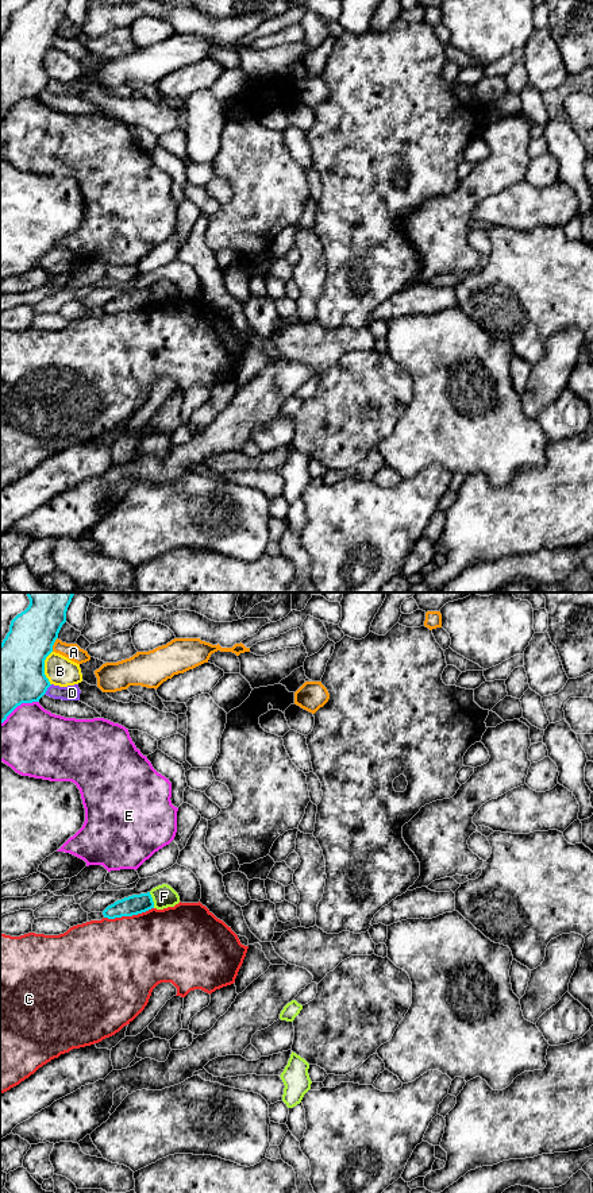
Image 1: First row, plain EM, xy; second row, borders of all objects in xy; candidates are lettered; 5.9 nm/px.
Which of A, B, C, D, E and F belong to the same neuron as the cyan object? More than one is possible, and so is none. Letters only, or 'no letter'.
no letter

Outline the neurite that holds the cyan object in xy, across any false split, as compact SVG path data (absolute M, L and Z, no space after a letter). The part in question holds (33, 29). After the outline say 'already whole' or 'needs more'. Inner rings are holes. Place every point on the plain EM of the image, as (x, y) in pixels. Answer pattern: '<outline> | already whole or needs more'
M28 0L9 20L0 39L0 119L22 99L39 97L51 81L45 70L45 55L53 47L69 0Z | already whole

